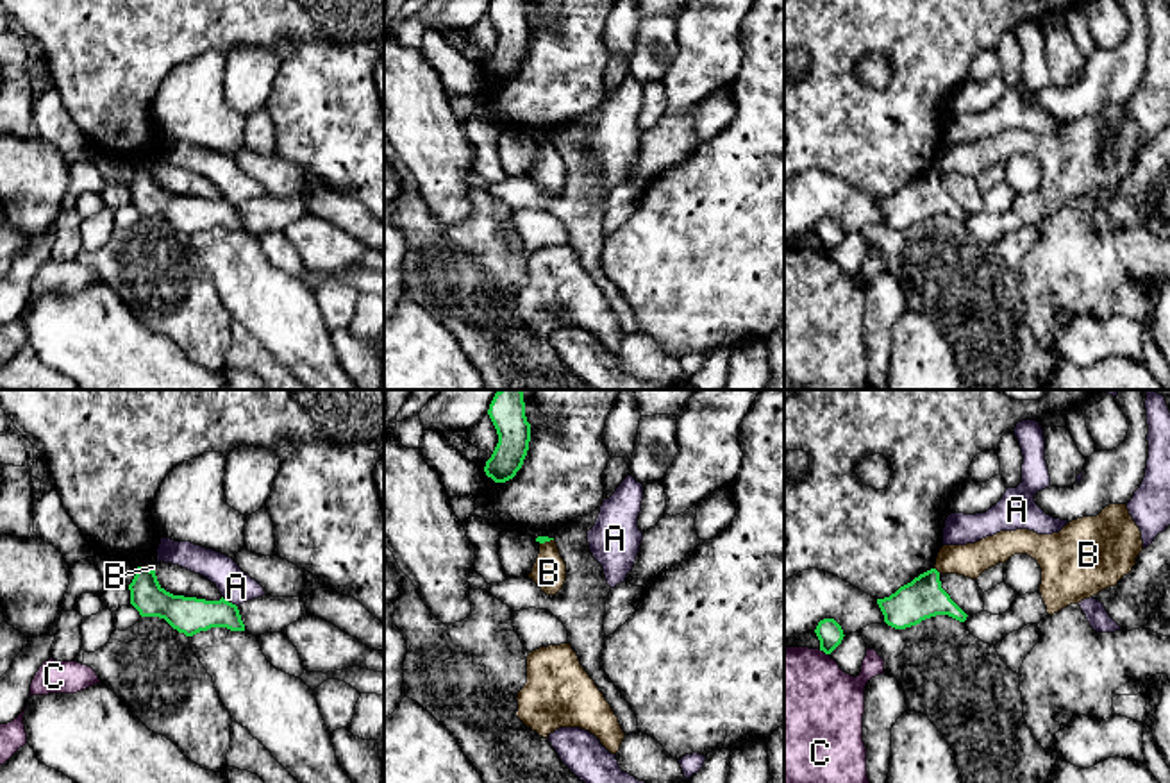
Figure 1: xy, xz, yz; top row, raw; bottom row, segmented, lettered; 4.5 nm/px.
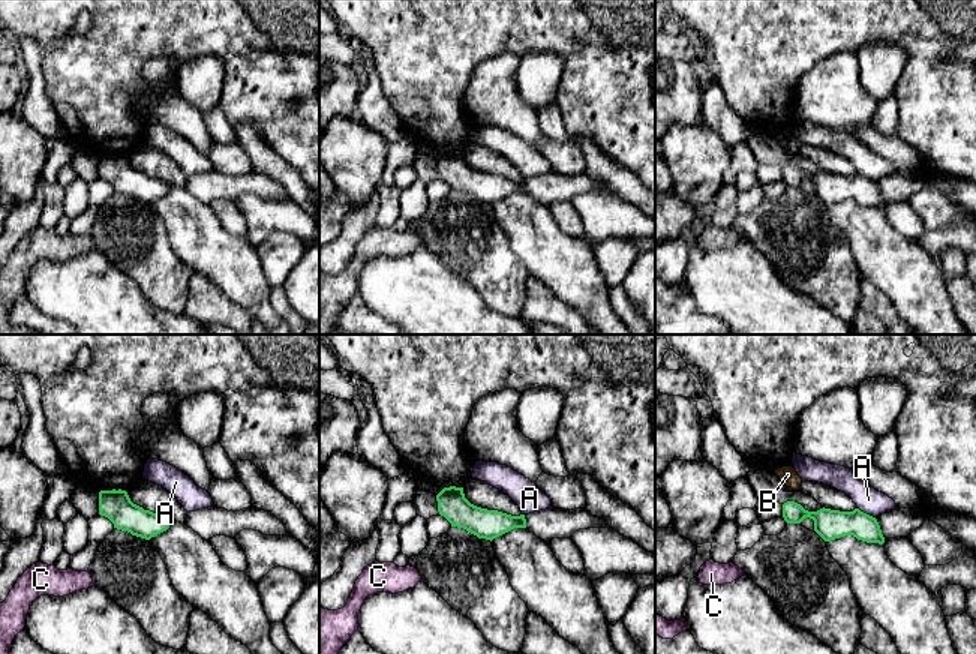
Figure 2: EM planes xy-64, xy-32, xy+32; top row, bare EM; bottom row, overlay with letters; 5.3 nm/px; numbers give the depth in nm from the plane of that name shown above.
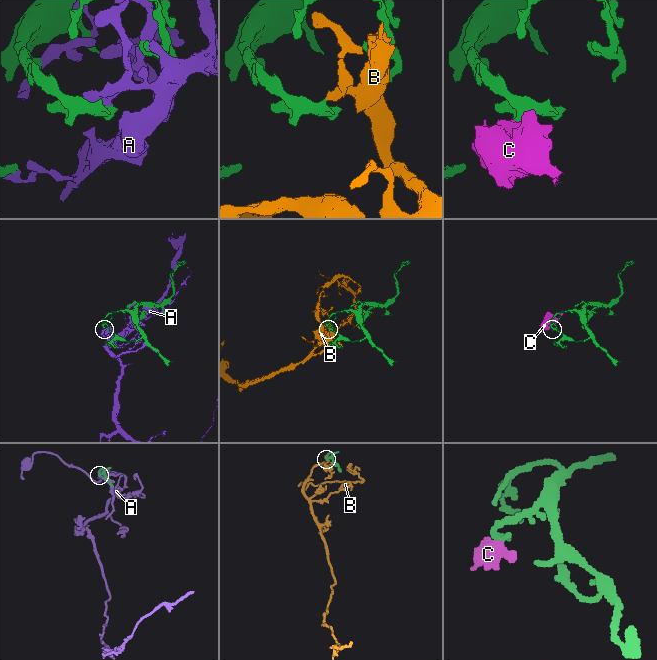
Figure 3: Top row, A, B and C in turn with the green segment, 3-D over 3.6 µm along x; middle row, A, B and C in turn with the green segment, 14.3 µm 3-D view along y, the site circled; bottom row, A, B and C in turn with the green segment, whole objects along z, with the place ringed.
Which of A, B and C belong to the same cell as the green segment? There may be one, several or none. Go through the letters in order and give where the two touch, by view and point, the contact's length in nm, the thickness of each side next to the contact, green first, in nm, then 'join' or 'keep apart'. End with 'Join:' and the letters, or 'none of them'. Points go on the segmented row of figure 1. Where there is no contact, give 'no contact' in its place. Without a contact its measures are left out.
A: meets green in xy at (227, 601); contact 90 nm long; 170 nm thick on the green side, 150 nm on the other; keep apart
B: meets green in yz at (936, 571); contact 40 nm long; 190 nm thick on the green side, 150 nm on the other; keep apart
C: meets green in yz at (824, 651); contact 50 nm long; 120 nm thick on the green side, 480 nm on the other; keep apart
Join: none of them

